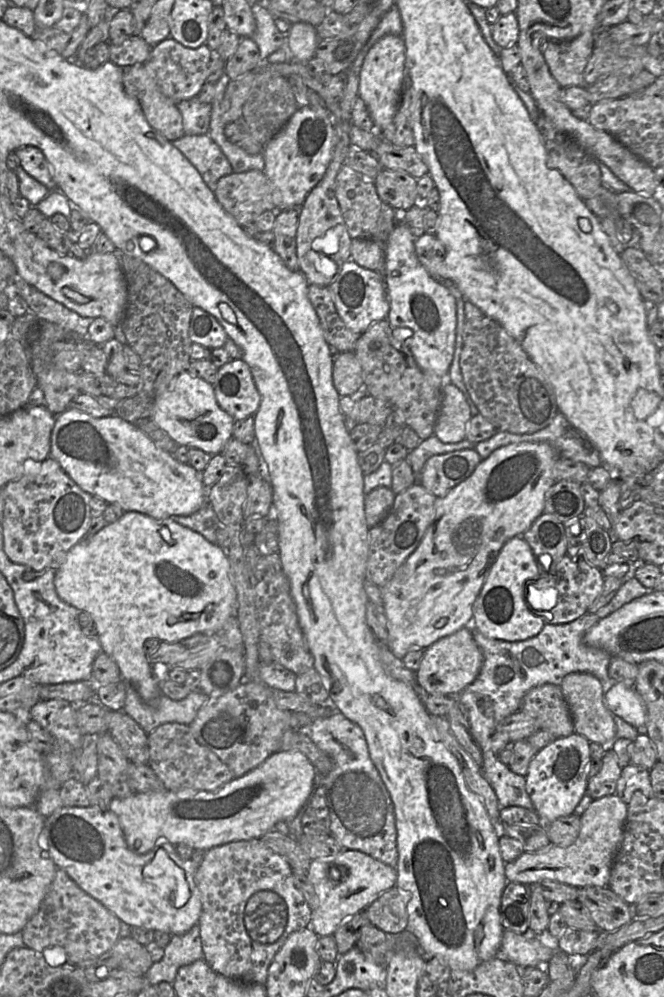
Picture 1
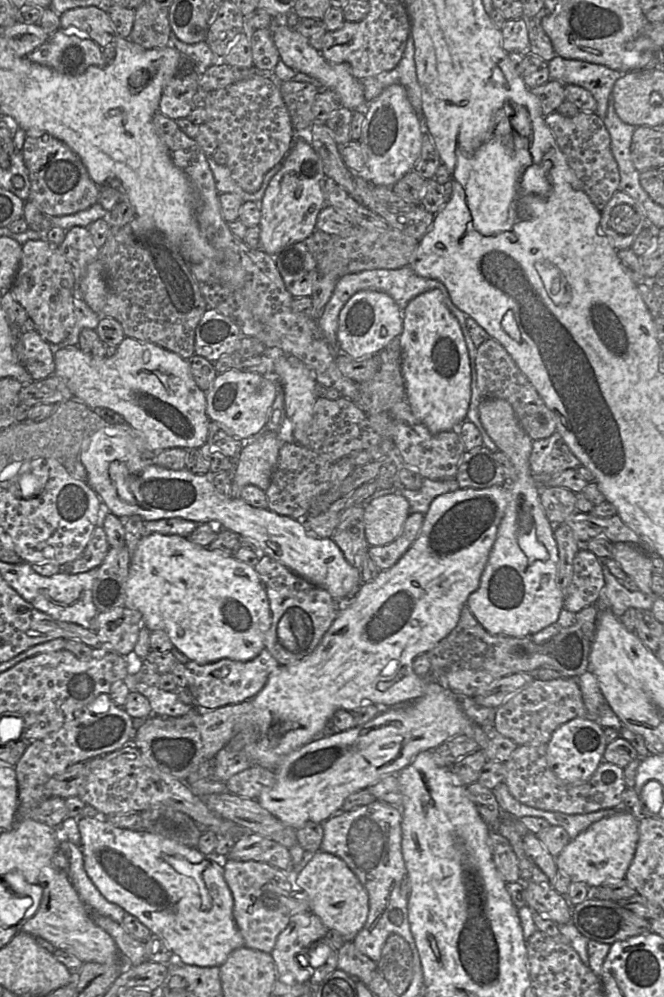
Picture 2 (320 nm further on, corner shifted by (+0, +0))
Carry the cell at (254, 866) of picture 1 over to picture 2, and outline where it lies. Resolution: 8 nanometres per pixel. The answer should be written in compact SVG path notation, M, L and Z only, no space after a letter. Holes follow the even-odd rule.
M222 860L225 881L231 890L234 906L233 917L244 938L244 946L270 954L279 934L288 926L292 917L309 912L305 899L296 898L290 877L283 871L262 862Z

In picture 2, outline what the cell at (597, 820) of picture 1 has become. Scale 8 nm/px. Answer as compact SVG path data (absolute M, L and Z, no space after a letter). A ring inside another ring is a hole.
M622 809L598 820L572 839L555 857L557 868L564 870L572 881L584 882L589 887L624 879L637 847L639 819L632 812Z

